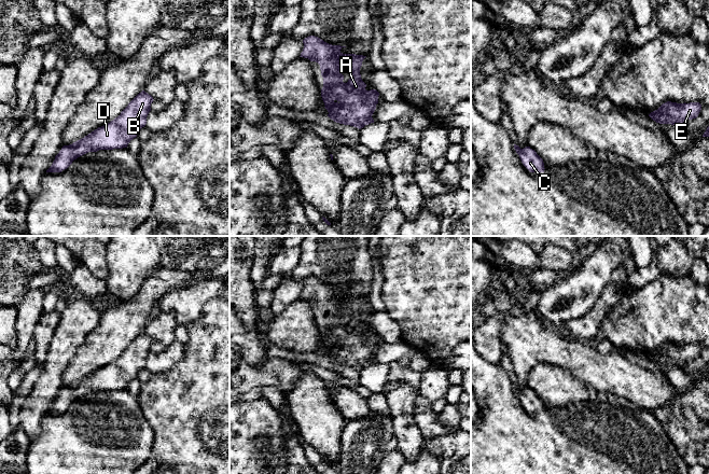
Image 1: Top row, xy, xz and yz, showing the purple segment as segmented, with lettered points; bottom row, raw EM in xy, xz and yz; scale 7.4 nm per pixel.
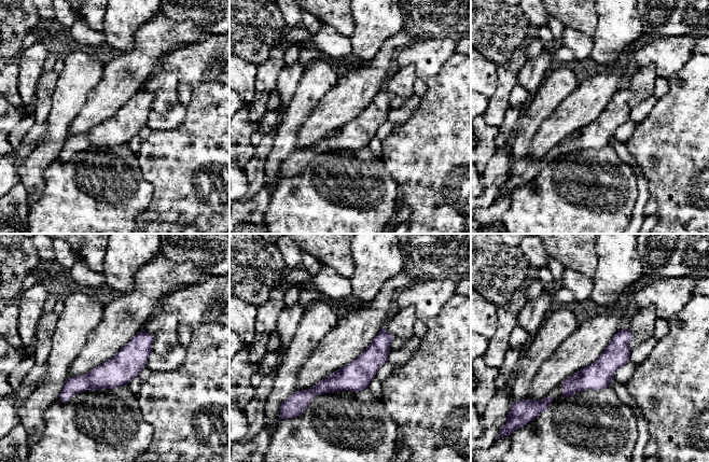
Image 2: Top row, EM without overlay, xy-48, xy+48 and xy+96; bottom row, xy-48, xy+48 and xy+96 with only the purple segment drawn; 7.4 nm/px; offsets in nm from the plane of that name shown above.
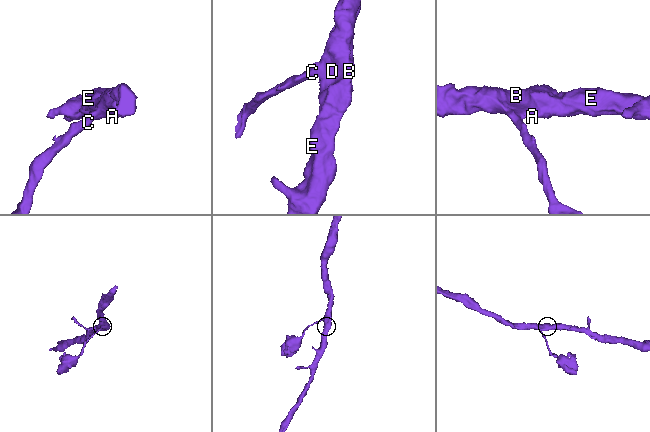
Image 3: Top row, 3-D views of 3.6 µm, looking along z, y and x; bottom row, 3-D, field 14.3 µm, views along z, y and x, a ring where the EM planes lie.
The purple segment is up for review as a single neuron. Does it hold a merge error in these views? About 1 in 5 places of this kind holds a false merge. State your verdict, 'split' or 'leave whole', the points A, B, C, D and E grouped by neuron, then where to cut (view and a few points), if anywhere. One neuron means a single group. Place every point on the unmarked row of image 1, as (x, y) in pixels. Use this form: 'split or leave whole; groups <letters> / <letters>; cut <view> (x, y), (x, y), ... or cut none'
leave whole; groups A B C D E; cut none

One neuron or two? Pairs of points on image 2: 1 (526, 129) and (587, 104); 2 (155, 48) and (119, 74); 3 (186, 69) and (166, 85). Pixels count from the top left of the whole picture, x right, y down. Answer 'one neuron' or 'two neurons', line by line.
1: two neurons
2: one neuron
3: two neurons

